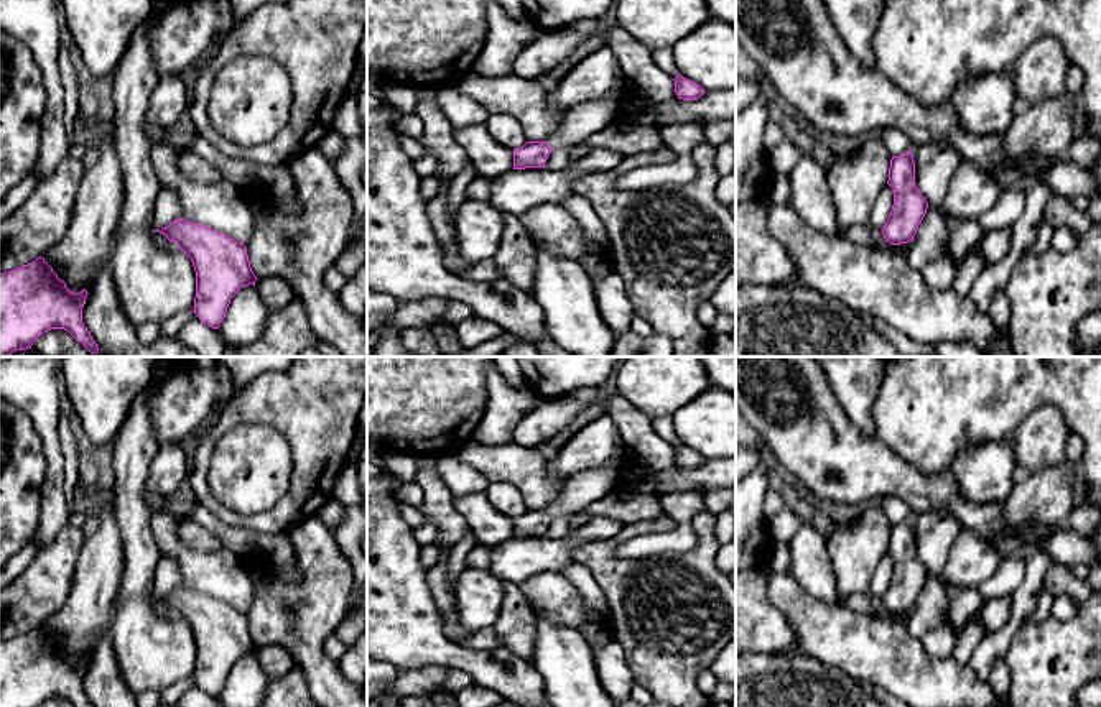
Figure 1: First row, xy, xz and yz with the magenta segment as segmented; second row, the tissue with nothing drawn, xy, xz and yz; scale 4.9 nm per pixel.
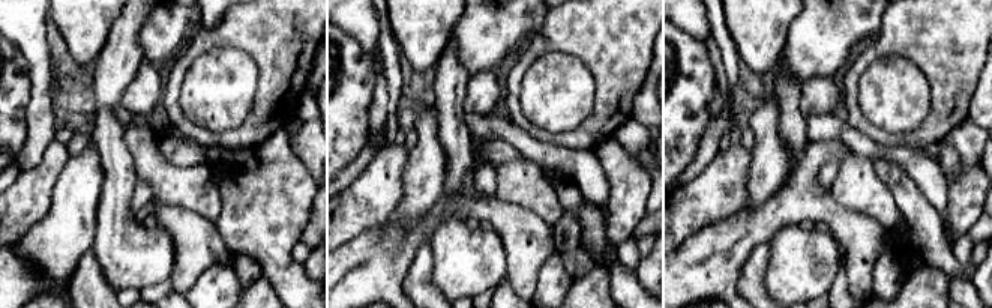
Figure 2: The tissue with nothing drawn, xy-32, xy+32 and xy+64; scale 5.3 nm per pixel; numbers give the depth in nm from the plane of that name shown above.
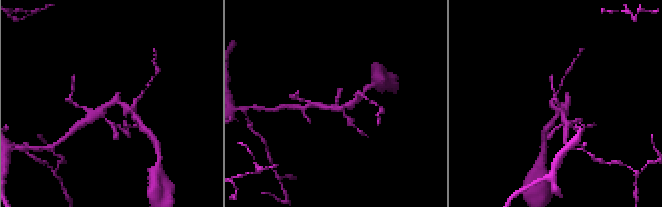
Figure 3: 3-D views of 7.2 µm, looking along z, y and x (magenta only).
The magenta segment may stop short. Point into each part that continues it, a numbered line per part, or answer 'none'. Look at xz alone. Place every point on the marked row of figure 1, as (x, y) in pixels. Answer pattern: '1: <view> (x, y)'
1: xz (581, 120)

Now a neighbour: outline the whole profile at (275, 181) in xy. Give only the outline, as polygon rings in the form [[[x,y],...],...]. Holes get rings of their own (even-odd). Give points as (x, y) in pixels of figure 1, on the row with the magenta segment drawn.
[[[146,122],[145,133],[151,141],[170,145],[178,155],[186,151],[199,155],[219,169],[222,179],[245,192],[272,197],[283,212],[296,214],[301,209],[288,164],[268,166],[244,158],[229,158],[191,127],[161,128]]]

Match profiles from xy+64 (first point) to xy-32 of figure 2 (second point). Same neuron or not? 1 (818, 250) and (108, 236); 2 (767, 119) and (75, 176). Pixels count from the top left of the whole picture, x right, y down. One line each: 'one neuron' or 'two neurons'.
1: one neuron
2: one neuron

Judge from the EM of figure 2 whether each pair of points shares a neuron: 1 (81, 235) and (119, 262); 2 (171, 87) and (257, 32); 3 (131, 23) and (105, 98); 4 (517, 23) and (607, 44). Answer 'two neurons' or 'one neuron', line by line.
1: two neurons
2: one neuron
3: one neuron
4: two neurons

